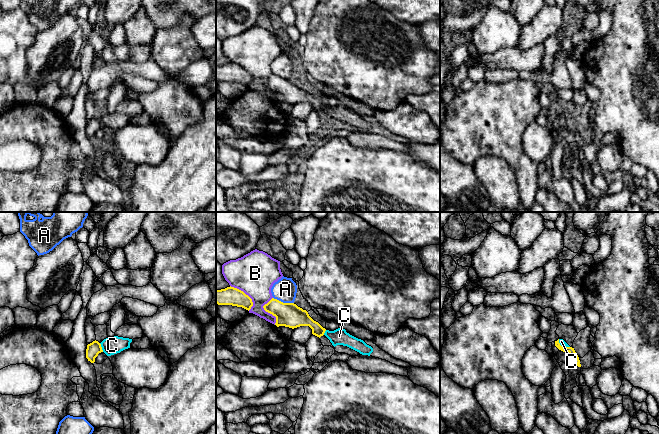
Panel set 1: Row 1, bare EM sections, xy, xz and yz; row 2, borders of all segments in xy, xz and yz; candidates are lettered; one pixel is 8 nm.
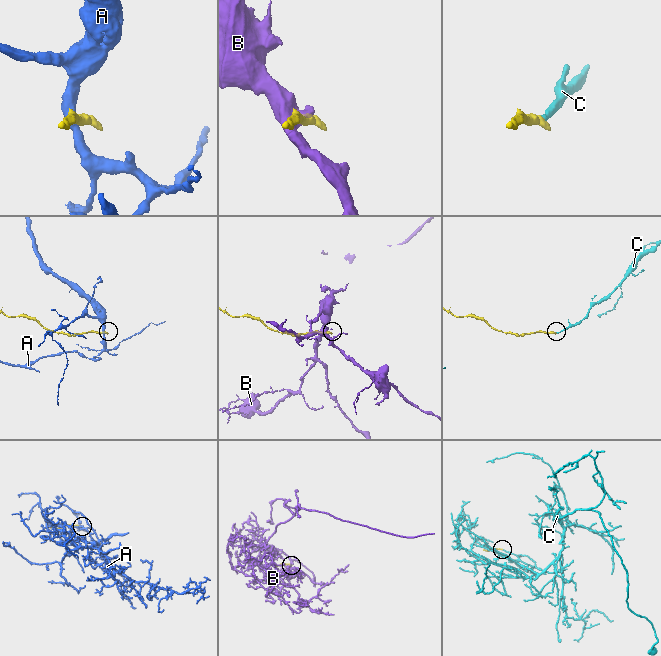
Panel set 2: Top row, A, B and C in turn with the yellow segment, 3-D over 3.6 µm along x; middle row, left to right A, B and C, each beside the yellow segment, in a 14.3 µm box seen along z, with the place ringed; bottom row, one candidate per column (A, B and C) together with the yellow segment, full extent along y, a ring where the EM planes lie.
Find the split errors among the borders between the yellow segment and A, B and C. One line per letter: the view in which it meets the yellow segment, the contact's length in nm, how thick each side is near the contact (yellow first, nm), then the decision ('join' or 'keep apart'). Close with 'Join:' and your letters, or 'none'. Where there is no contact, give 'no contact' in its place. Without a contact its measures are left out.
A: xz | 180 nm | 190/190 nm | keep apart
B: xz | 260 nm | 140/340 nm | keep apart
C: xy | 80 nm | 110/140 nm | join
Join: C

